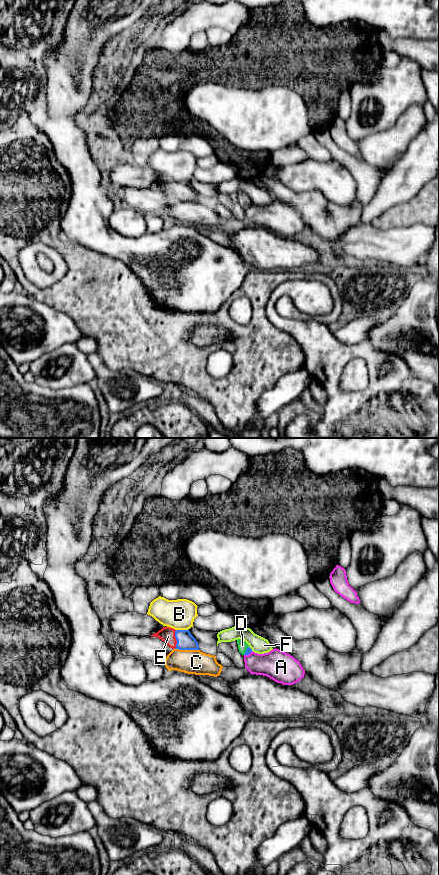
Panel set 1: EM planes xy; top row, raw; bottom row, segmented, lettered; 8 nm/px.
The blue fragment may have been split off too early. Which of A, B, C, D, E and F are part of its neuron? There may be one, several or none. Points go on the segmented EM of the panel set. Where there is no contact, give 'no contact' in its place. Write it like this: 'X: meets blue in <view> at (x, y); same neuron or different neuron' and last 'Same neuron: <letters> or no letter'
A: meets blue in xy at (248, 654); different neuron
B: meets blue in xy at (182, 630); different neuron
C: meets blue in xy at (187, 649); different neuron
D: meets blue in xy at (246, 650); same neuron
E: meets blue in xy at (176, 639); same neuron
F: meets blue in xy at (250, 648); different neuron
Same neuron: D, E

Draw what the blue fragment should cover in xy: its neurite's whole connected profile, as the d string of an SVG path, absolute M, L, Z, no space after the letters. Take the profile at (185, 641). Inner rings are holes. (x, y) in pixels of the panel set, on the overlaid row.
M163 627L157 633L150 635L164 641L170 648L179 650L199 650L196 639L188 630L175 630L170 627Z

